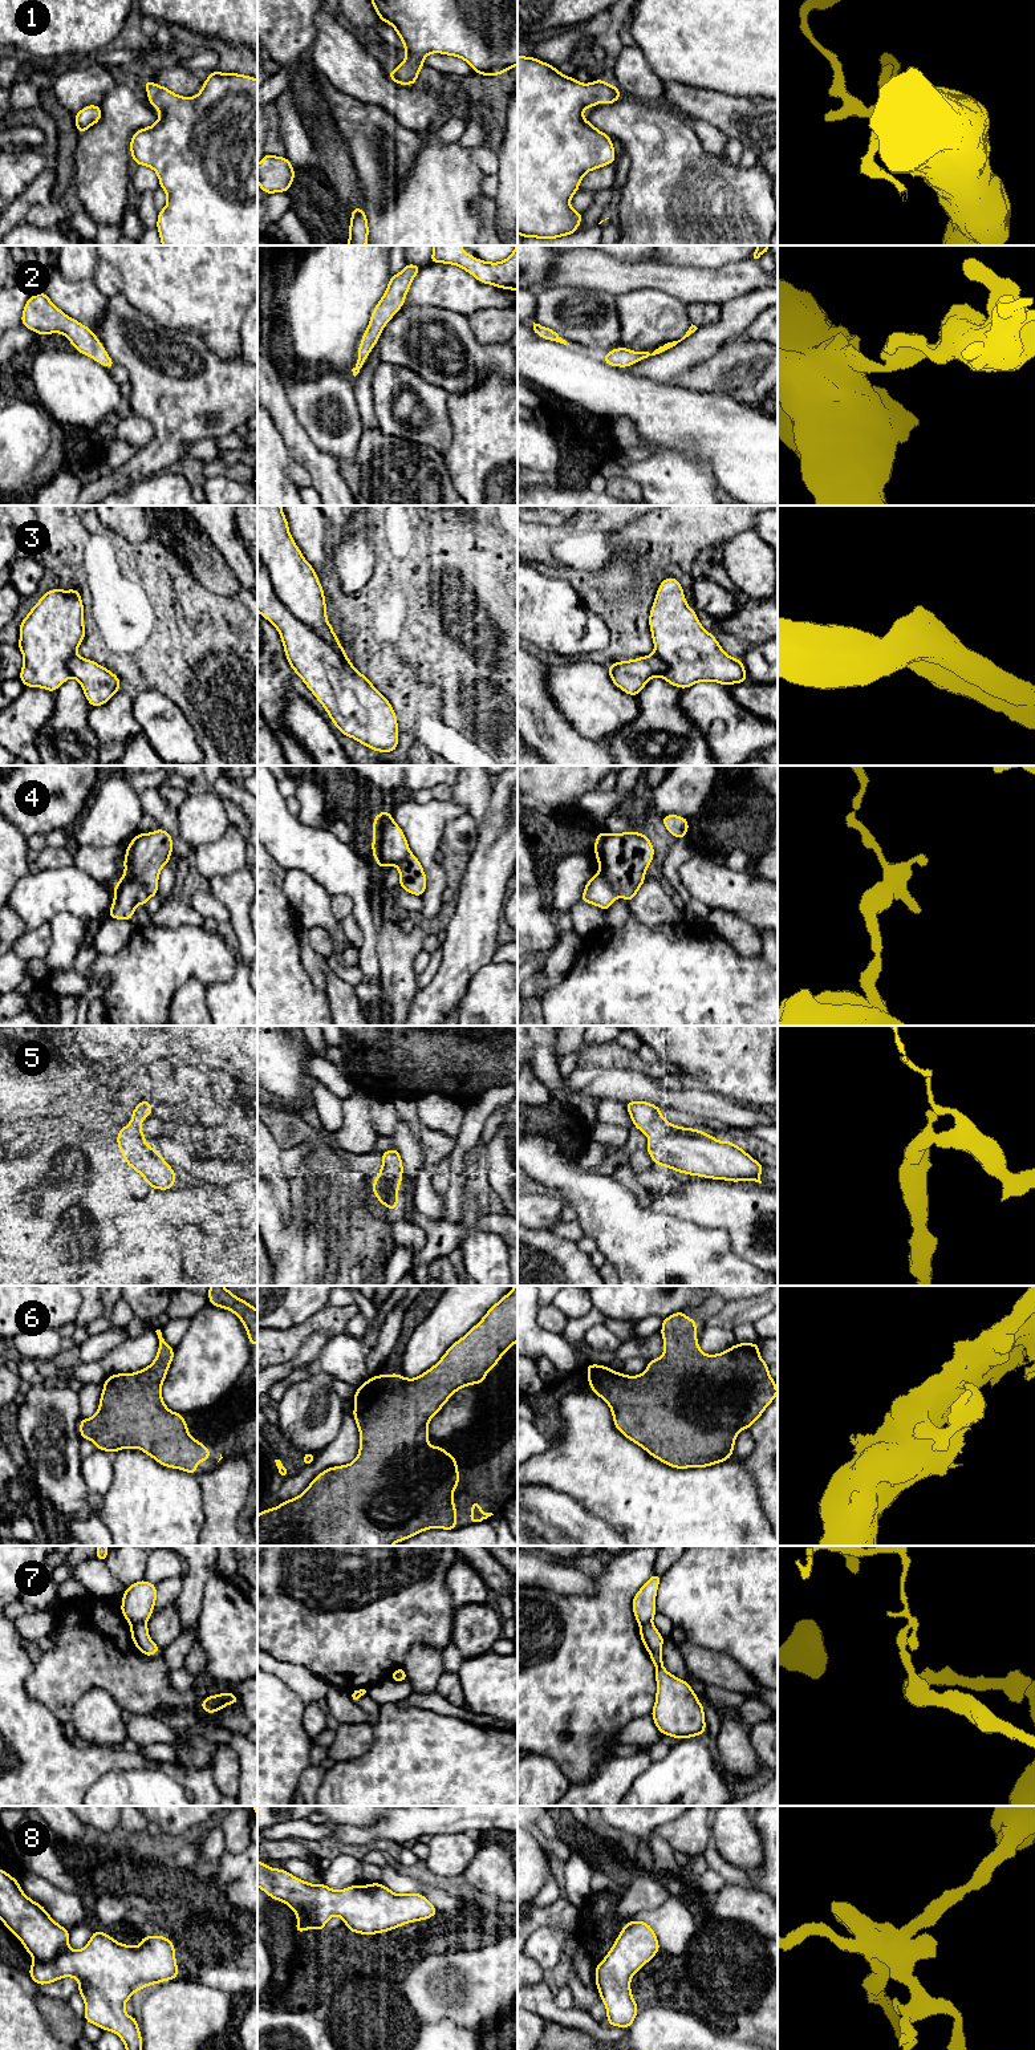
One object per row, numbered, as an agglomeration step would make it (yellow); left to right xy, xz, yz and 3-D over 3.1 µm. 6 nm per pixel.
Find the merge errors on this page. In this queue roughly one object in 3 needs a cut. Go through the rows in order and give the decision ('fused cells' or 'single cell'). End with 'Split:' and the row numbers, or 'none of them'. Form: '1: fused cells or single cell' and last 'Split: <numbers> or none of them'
1: single cell
2: single cell
3: fused cells
4: fused cells
5: single cell
6: single cell
7: fused cells
8: single cell
Split: 3, 4, 7

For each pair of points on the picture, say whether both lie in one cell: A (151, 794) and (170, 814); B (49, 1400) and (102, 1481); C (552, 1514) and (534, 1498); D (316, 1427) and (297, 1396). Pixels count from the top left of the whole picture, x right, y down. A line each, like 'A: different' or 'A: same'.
A: same
B: different
C: same
D: same

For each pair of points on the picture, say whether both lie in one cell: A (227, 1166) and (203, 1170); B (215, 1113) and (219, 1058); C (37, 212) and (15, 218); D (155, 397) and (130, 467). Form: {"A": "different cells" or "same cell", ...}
{"A": "same cell", "B": "different cells", "C": "different cells", "D": "same cell"}

